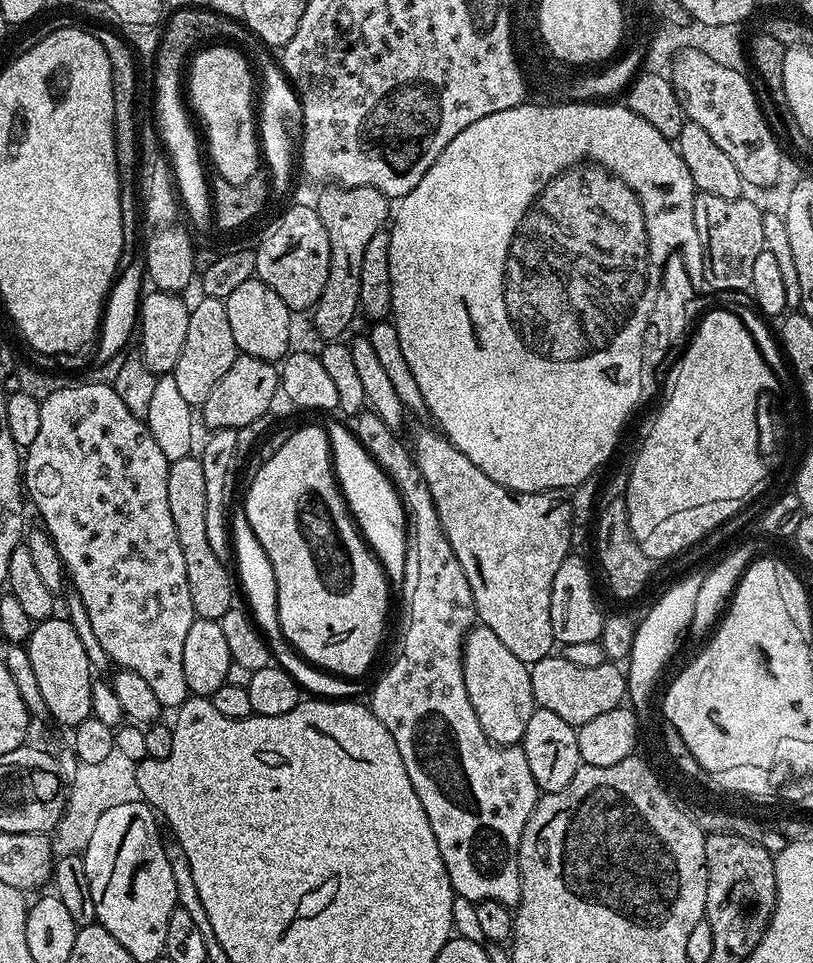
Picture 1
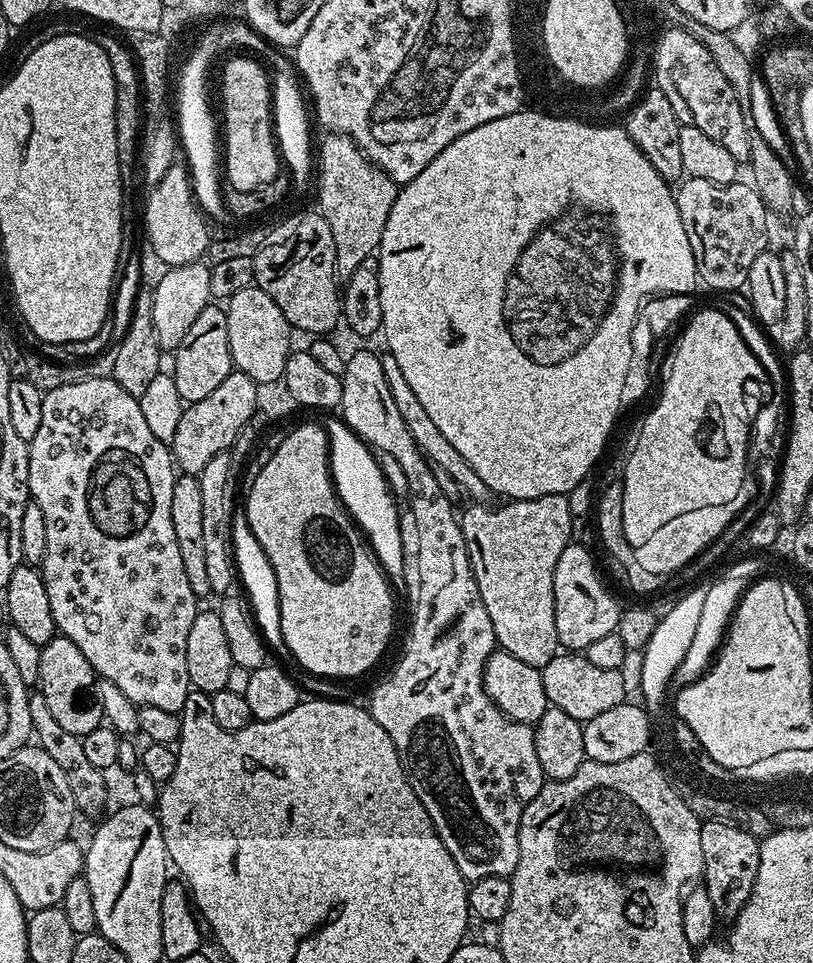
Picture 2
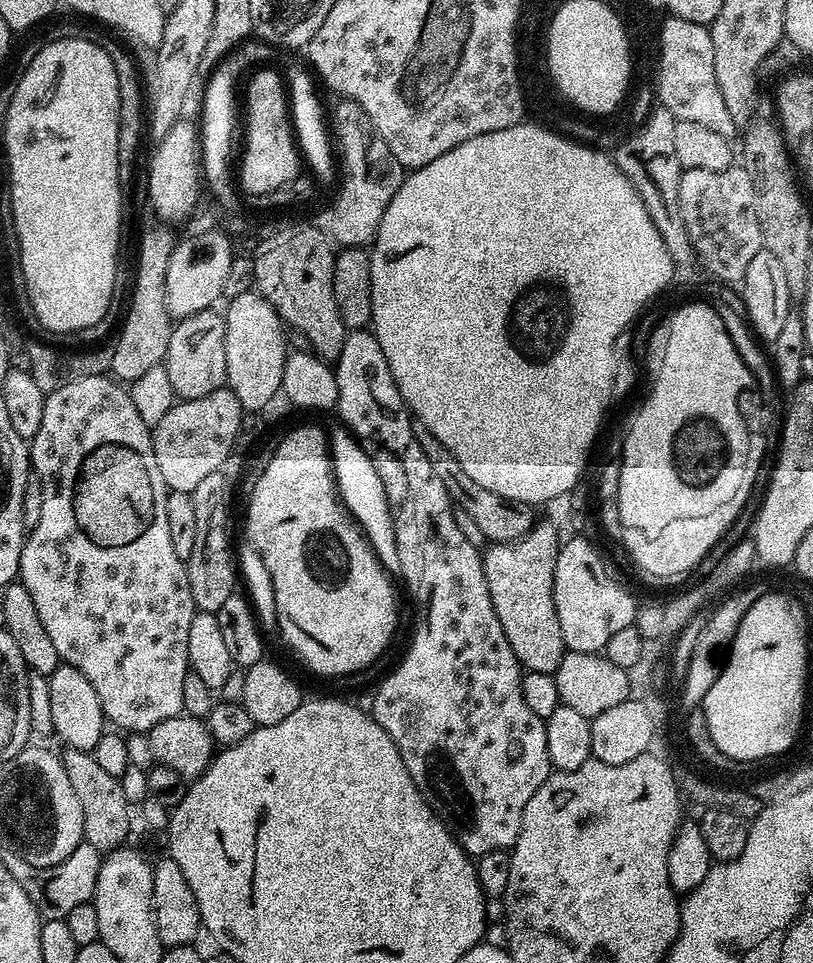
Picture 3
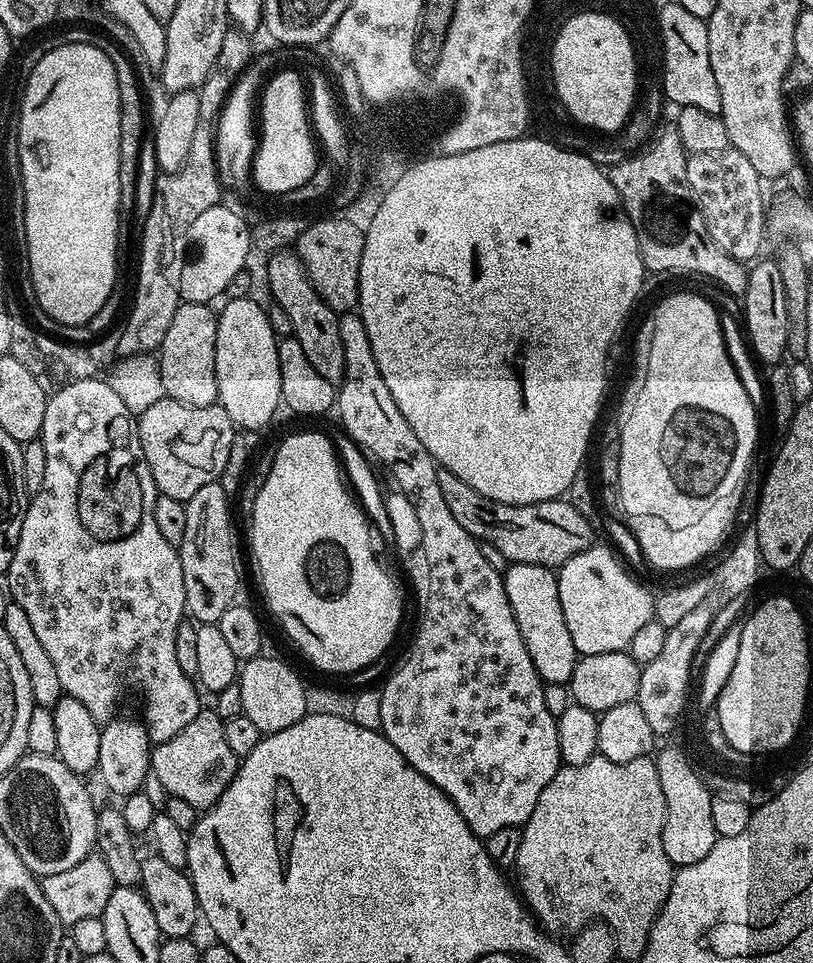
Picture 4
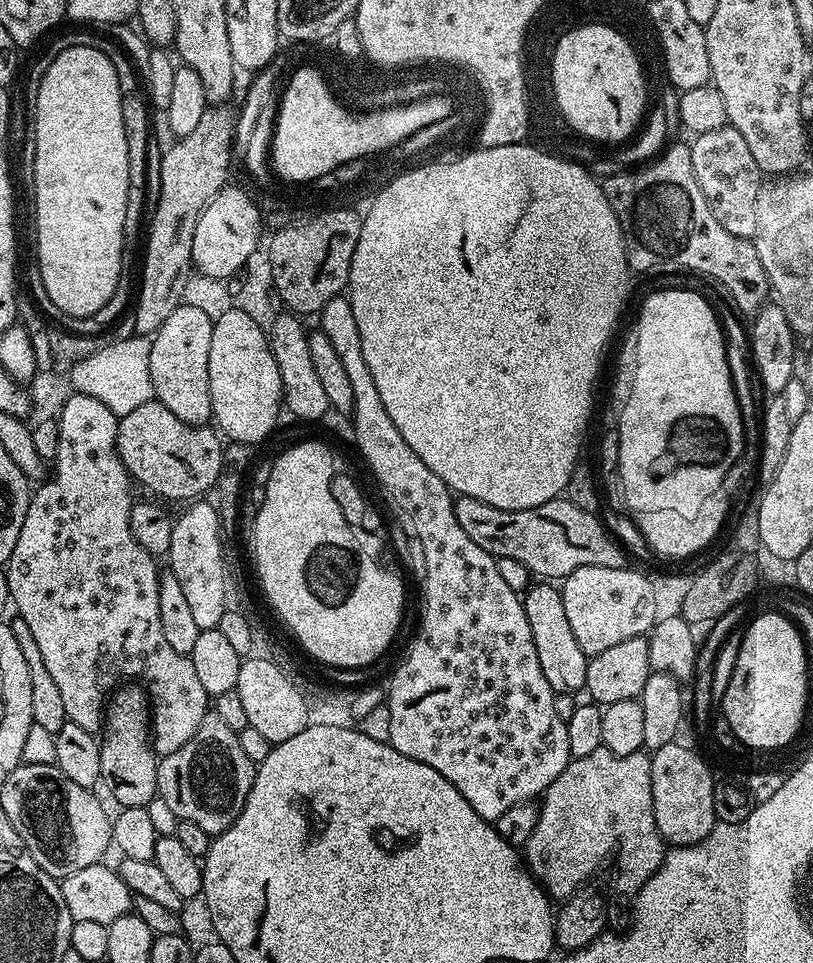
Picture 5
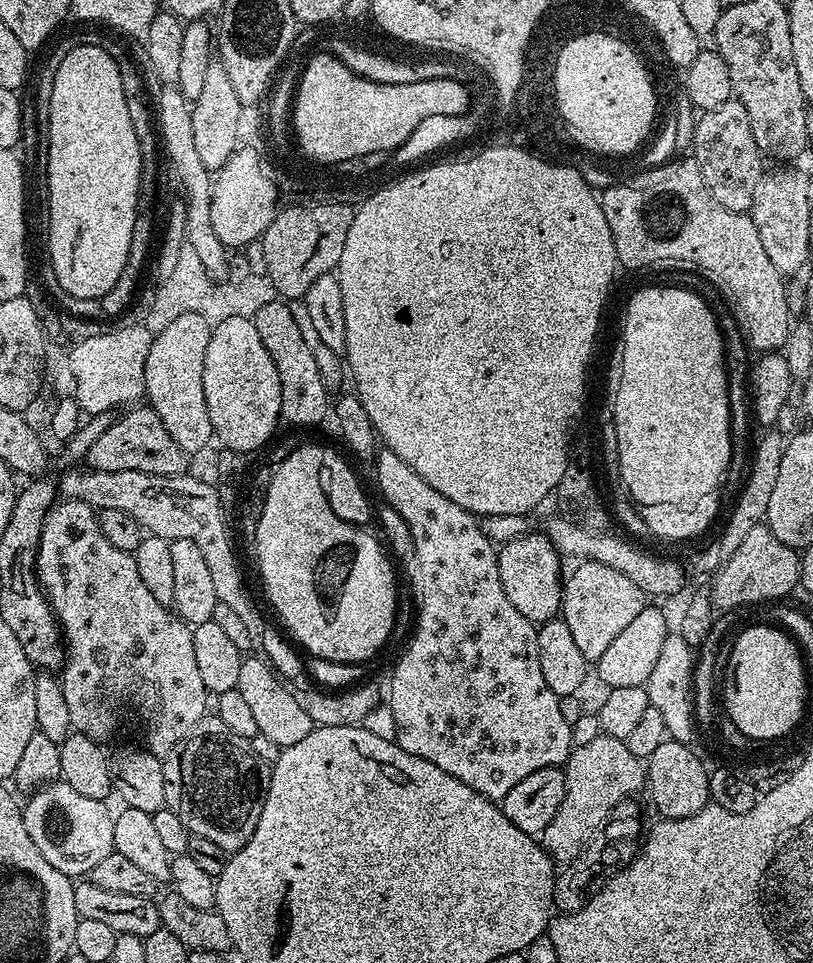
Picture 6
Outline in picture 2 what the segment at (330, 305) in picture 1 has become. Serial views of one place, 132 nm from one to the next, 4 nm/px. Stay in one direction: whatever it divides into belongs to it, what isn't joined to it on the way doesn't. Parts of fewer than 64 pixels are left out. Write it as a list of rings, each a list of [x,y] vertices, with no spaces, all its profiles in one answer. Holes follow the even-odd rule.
[[[328,132],[320,144],[318,152],[318,174],[320,170],[320,205],[318,211],[326,218],[330,226],[330,234],[334,234],[334,258],[336,259],[336,275],[341,281],[347,282],[350,274],[366,262],[366,258],[376,256],[382,230],[386,230],[386,218],[390,218],[390,206],[394,206],[398,186],[385,172],[369,160],[368,155],[350,139],[340,132]]]

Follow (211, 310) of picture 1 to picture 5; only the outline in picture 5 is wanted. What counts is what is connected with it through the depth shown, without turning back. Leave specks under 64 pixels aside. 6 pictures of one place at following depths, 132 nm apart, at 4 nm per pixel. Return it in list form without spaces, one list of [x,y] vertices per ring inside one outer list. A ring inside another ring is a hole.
[[[180,303],[151,337],[150,382],[152,395],[184,424],[204,426],[212,420],[210,398],[210,334],[213,320],[205,311]]]

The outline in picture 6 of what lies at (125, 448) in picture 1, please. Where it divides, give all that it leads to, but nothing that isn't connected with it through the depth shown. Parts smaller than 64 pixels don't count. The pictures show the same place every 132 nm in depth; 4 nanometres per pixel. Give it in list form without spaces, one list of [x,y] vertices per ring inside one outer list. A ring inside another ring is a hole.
[[[64,500],[53,507],[36,551],[36,579],[60,621],[66,641],[68,677],[63,677],[62,683],[72,728],[86,738],[105,742],[123,724],[137,724],[148,743],[147,751],[161,758],[176,751],[210,708],[210,693],[202,686],[194,658],[192,628],[146,590],[135,555],[118,550],[118,546],[107,541],[100,529],[97,509],[81,500]]]

